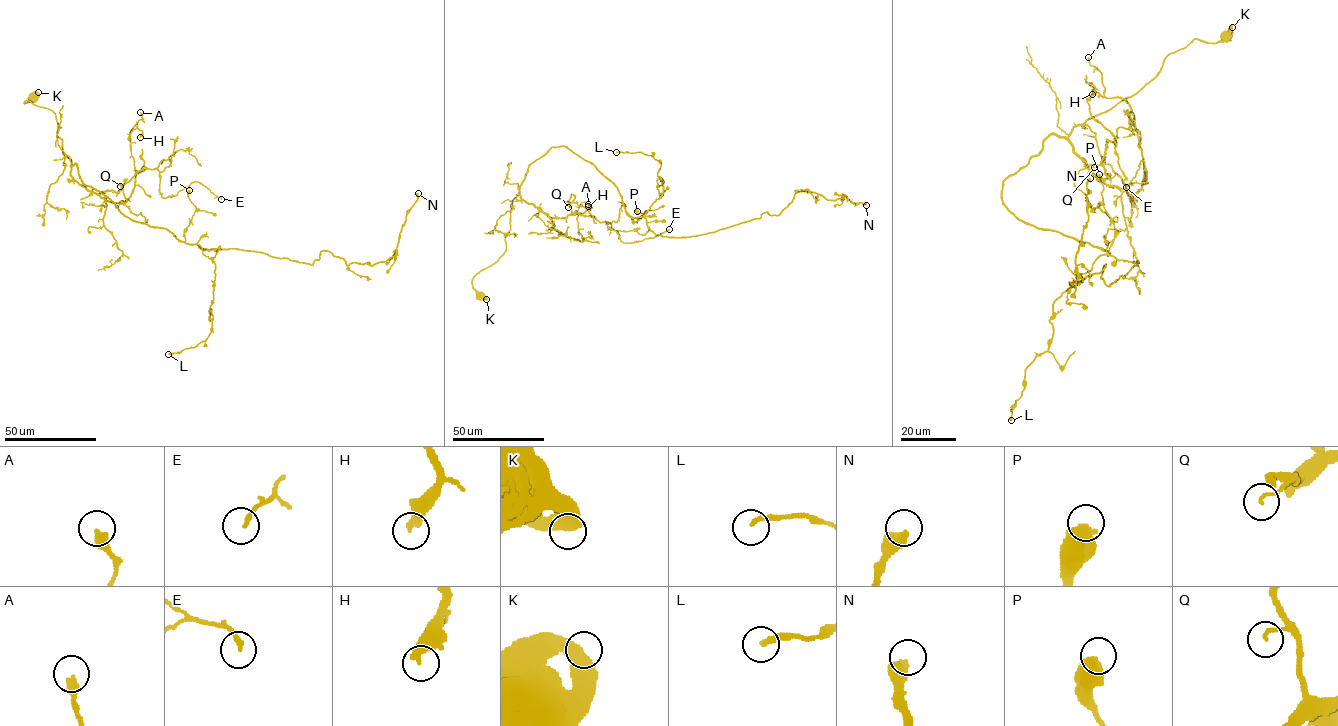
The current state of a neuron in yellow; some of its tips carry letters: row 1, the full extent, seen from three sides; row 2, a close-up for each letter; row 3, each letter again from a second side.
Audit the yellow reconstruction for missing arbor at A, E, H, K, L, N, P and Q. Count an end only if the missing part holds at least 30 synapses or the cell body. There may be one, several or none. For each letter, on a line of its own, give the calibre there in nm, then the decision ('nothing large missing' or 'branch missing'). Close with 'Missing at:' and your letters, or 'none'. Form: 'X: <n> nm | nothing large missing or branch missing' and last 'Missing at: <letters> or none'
A: 360 nm | nothing large missing
E: 150 nm | nothing large missing
H: 400 nm | nothing large missing
K: 440 nm | nothing large missing
L: 200 nm | nothing large missing
N: 500 nm | branch missing
P: 650 nm | nothing large missing
Q: 110 nm | nothing large missing
Missing at: N

